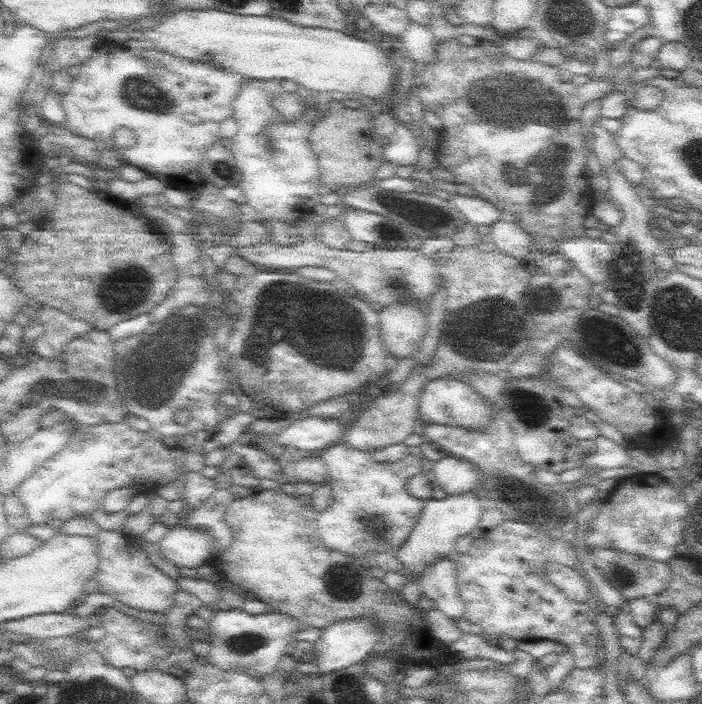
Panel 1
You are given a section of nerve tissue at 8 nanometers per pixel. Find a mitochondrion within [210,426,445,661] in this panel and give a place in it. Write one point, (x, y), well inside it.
(244, 644)

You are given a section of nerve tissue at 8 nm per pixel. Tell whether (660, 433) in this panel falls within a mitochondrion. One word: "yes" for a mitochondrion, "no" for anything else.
no

